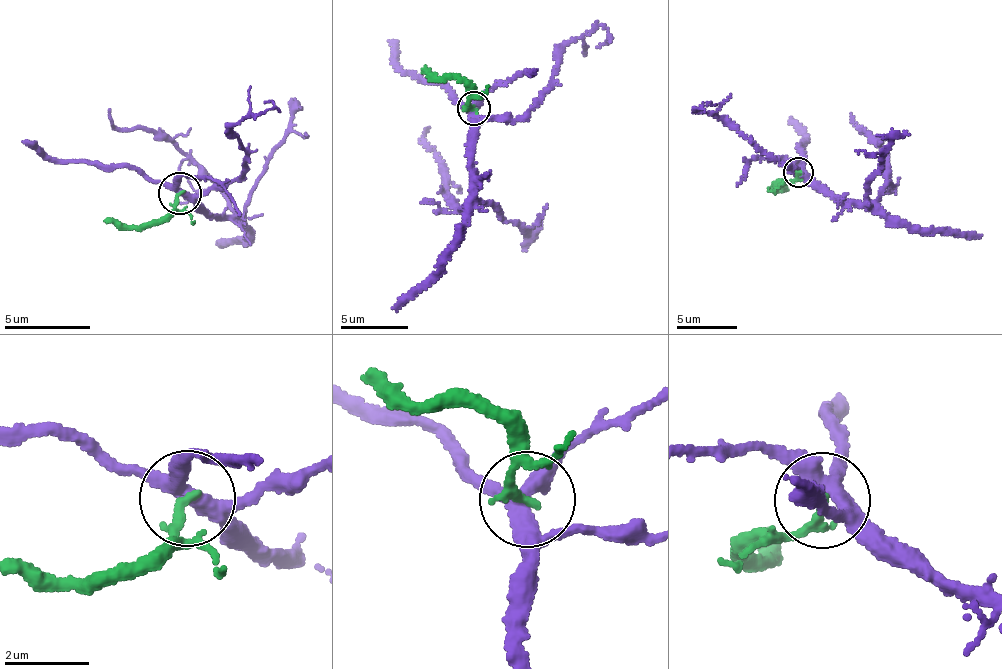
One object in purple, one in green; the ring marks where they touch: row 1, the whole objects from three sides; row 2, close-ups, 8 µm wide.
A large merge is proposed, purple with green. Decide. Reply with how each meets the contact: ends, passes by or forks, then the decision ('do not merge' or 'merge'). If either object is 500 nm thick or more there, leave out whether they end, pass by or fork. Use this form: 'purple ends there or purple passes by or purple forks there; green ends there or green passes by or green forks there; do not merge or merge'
purple forks there; green ends there; do not merge

